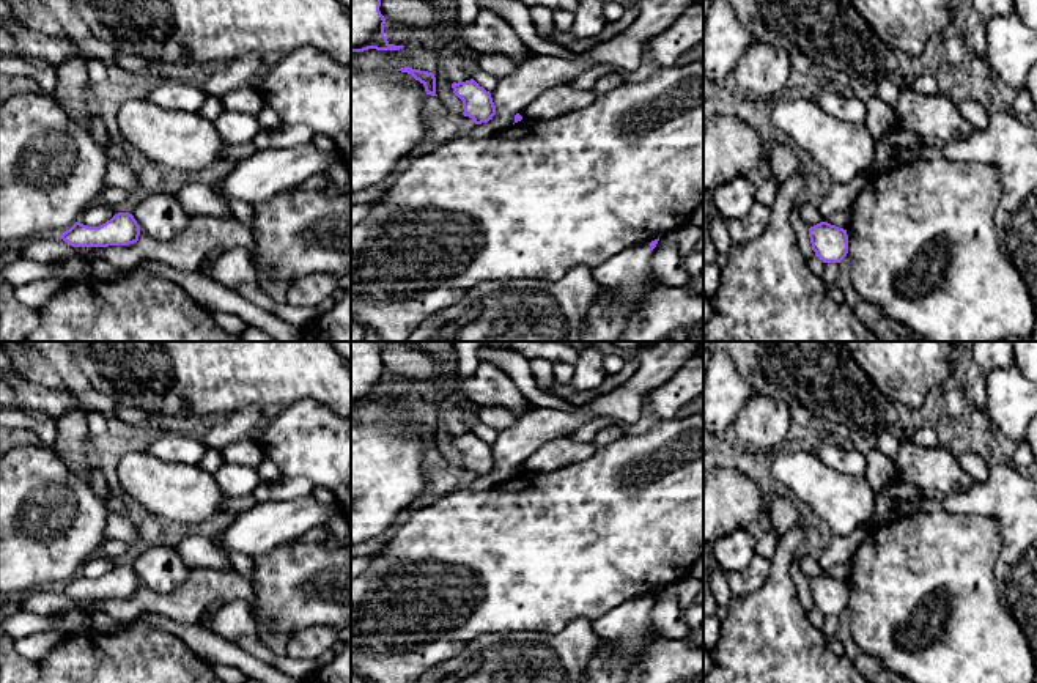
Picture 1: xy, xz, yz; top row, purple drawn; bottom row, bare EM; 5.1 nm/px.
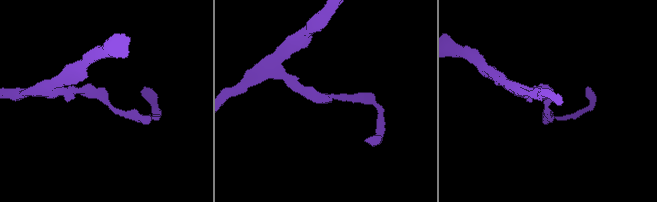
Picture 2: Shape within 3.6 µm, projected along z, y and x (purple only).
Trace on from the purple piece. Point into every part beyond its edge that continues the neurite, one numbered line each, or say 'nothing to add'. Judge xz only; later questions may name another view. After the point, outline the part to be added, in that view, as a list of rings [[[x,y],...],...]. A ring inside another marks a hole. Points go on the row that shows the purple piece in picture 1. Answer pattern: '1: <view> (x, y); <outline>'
nothing to add

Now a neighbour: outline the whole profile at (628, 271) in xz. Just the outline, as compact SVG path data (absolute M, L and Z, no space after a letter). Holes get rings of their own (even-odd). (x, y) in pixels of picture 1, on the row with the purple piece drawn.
M633 246L593 269L604 286L615 288L620 302L636 302L648 282L650 246Z

